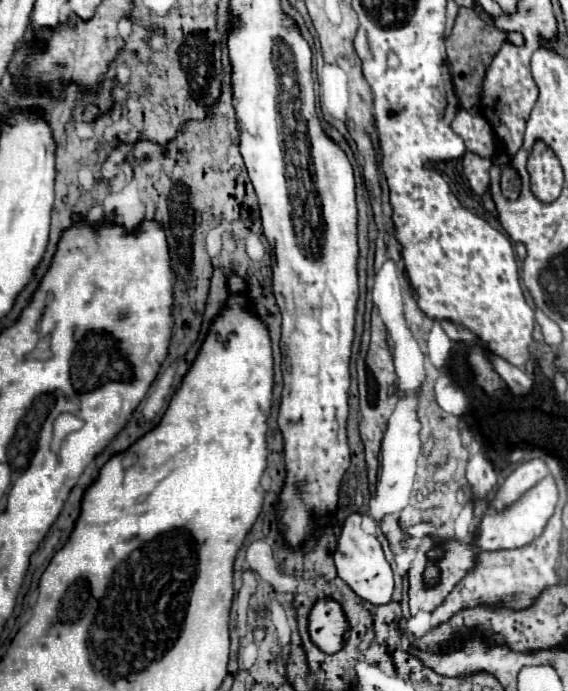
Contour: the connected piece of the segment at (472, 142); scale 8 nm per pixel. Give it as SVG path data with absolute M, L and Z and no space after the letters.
M461 108L453 120L453 130L465 140L465 148L469 152L475 152L485 158L493 154L493 130L483 116L475 118Z

